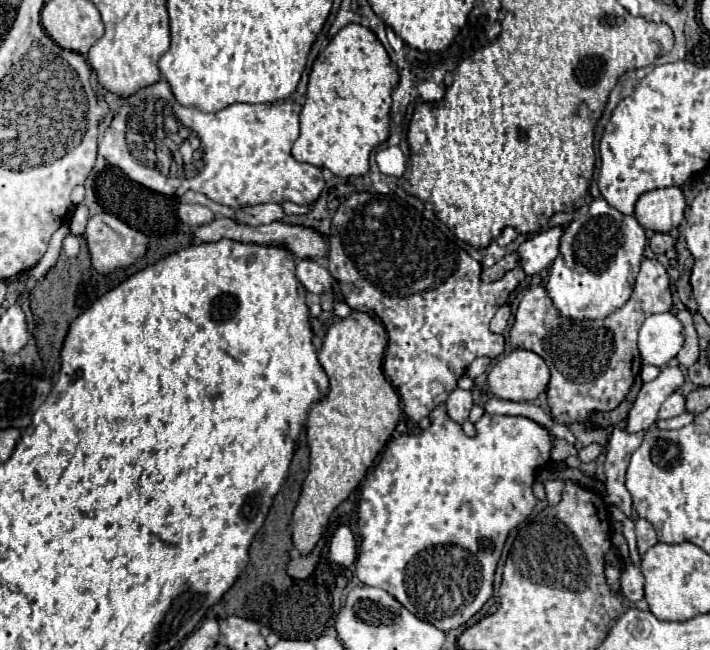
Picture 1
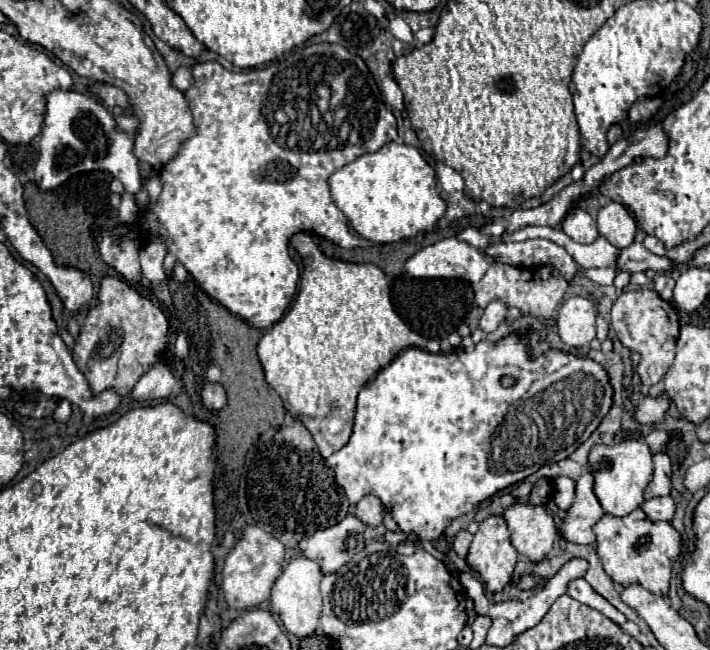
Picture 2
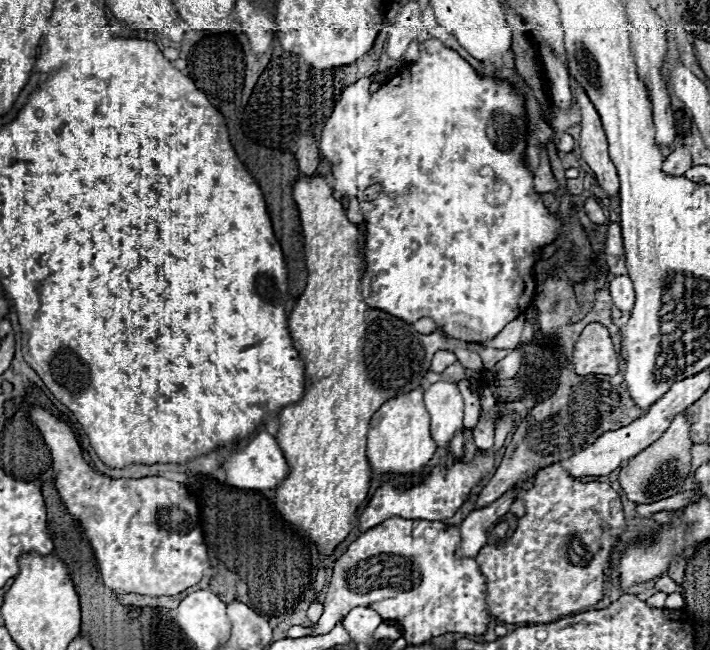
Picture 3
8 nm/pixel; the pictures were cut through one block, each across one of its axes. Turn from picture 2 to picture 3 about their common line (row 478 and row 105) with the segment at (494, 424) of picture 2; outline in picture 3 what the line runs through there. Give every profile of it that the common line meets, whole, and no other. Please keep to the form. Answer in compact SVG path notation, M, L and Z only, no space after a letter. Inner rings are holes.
M426 40L420 44L420 58L412 64L404 64L400 74L396 74L386 86L382 86L376 94L368 94L366 80L358 80L356 84L348 86L342 94L342 100L334 106L332 116L322 128L320 138L320 152L332 166L332 180L334 190L360 198L368 186L380 184L382 192L374 200L362 200L360 208L364 214L366 224L366 242L364 242L364 258L366 270L362 276L362 296L370 308L378 308L388 312L404 322L416 322L420 318L430 318L436 324L436 330L448 338L488 344L492 342L508 322L520 316L534 300L536 280L534 280L534 252L542 246L550 244L558 236L558 220L556 216L548 214L542 204L540 194L534 190L532 172L524 166L522 154L526 148L526 108L524 96L520 90L512 88L508 82L500 82L496 78L482 78L478 76L472 66L462 60L454 50L442 46L440 40Z

